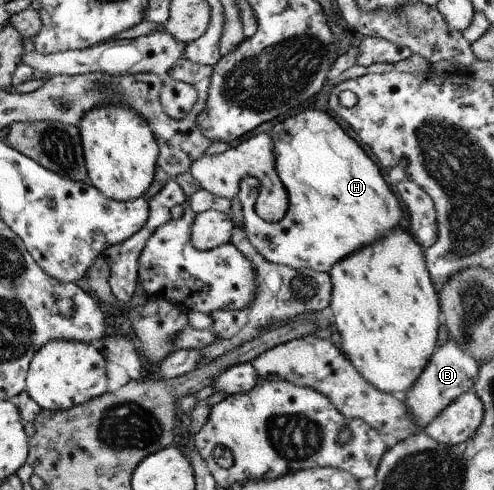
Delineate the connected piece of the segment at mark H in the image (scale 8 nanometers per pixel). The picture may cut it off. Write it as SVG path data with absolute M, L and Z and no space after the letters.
M308 109L286 117L269 132L275 143L275 170L287 193L286 215L276 223L262 220L255 212L255 201L261 190L255 177L245 177L239 183L238 200L242 202L243 230L252 247L265 259L294 269L311 269L330 273L340 260L375 244L392 233L402 220L402 206L390 186L384 181L378 166L330 116L330 112Z

